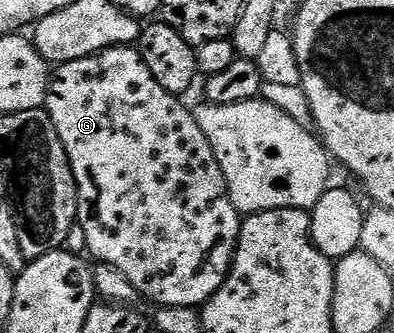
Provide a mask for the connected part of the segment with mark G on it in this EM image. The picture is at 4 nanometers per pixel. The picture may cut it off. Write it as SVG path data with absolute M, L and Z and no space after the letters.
M135 46L110 47L99 55L82 57L78 61L59 64L51 76L46 96L46 110L54 121L54 129L58 129L58 137L62 137L62 145L68 154L68 160L76 182L76 217L78 226L84 234L84 247L97 260L97 264L113 267L134 285L137 296L157 303L160 309L174 305L186 305L197 309L203 308L214 293L226 281L228 271L232 267L232 258L236 256L236 242L240 236L242 216L234 209L228 196L228 186L222 177L222 169L218 165L218 157L214 157L214 149L210 141L206 141L206 133L198 129L198 121L191 110L183 107L181 100L171 95L158 81L154 81L154 73L146 69L139 50Z

